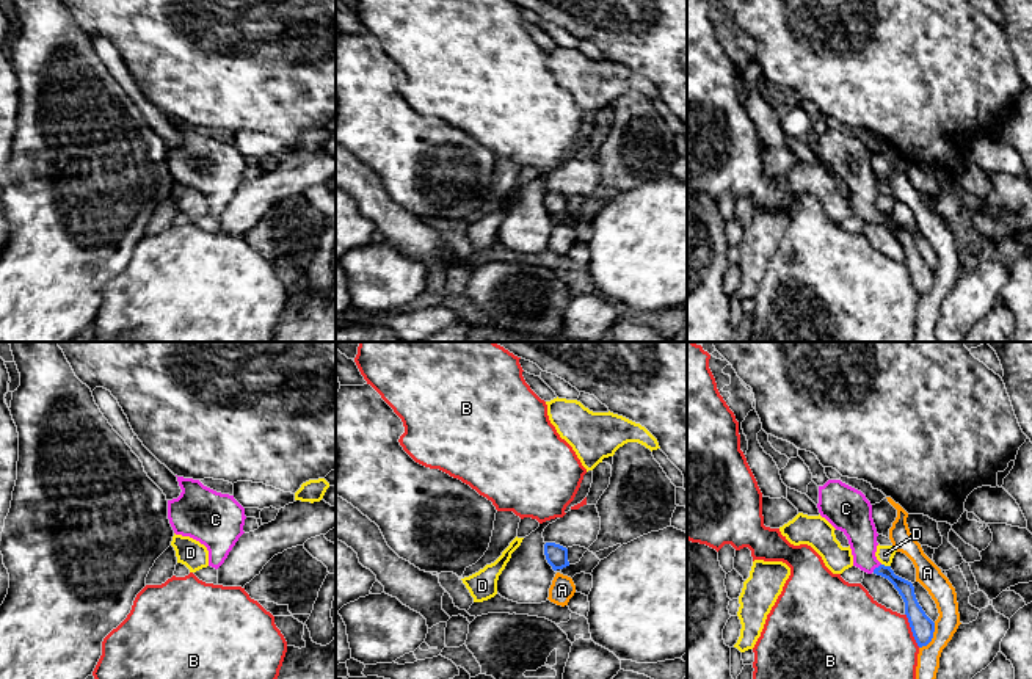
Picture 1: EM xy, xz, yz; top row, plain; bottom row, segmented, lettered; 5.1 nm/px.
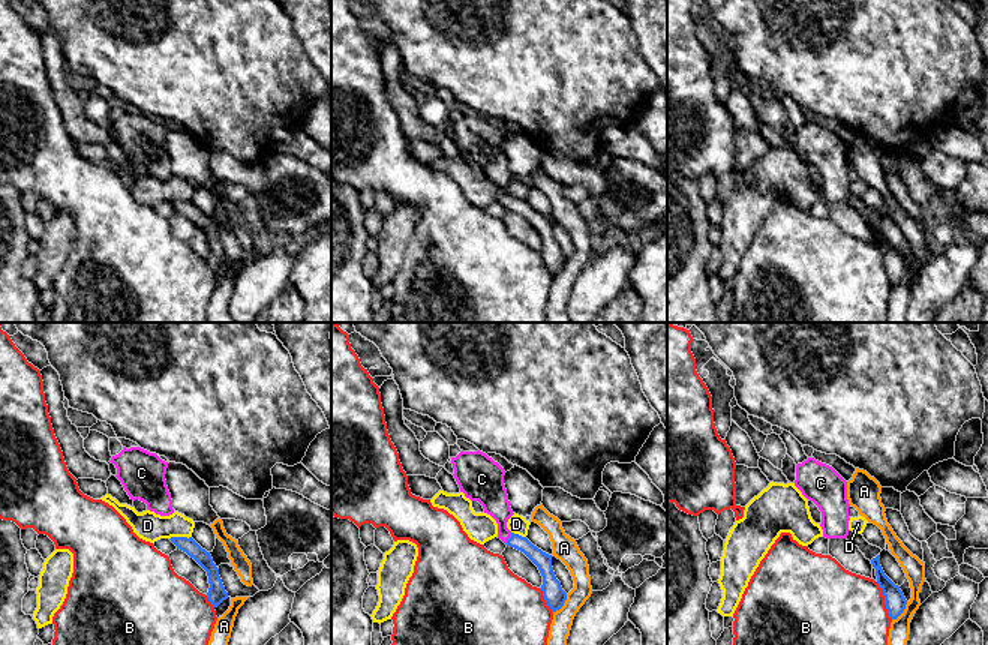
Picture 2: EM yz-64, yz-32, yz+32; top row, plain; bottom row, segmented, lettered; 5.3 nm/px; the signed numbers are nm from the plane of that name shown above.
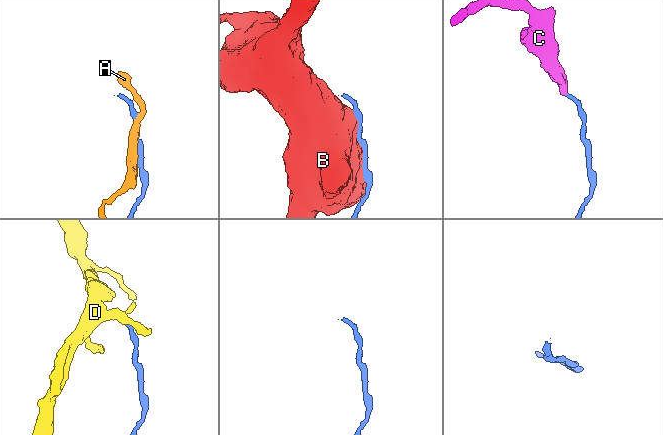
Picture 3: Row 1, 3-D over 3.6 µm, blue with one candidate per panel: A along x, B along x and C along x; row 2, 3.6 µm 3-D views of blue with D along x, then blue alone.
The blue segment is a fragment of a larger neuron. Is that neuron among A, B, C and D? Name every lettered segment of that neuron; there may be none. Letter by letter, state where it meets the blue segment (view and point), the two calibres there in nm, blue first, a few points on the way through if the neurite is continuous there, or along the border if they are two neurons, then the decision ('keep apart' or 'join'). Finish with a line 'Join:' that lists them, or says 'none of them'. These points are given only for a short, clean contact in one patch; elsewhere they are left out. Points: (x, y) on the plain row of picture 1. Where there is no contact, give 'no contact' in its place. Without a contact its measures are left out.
A: contact yz (932, 286); calibres 120 and 120 nm; keep apart
B: contact yz (912, 279); calibres 120 and 480 nm; keep apart
C: contact yz (875, 217); calibres 90 and 160 nm; way yz (905, 237), (888, 221), (875, 217), (864, 206), (857, 173); join
D: contact yz (886, 215); calibres 90 and 90 nm; border yz (882, 212), (890, 215); keep apart
Join: C

